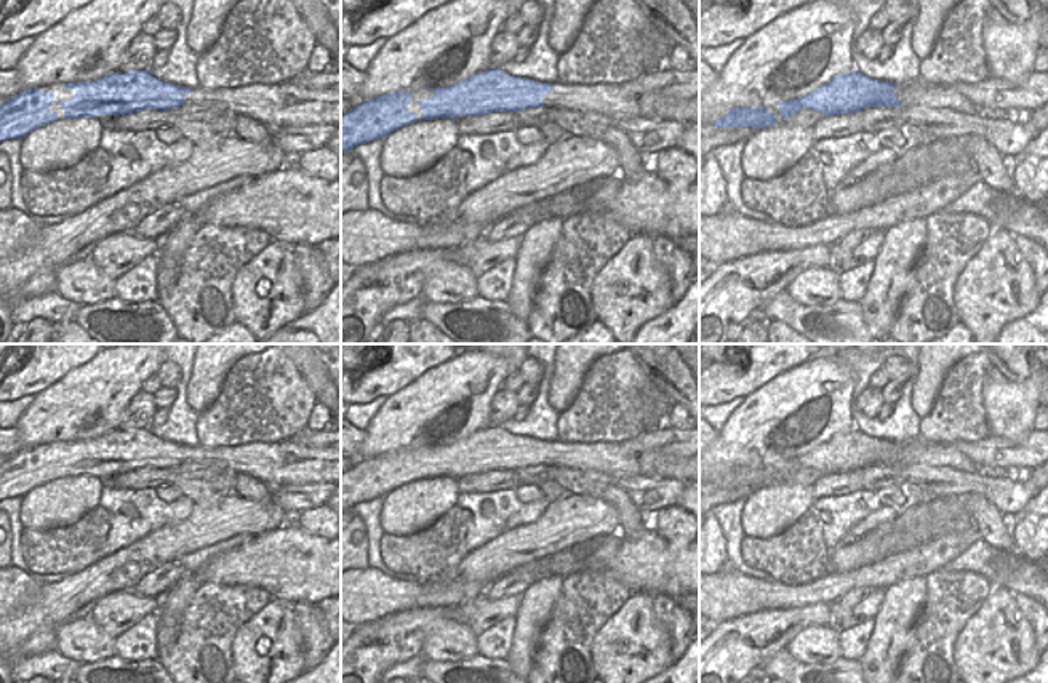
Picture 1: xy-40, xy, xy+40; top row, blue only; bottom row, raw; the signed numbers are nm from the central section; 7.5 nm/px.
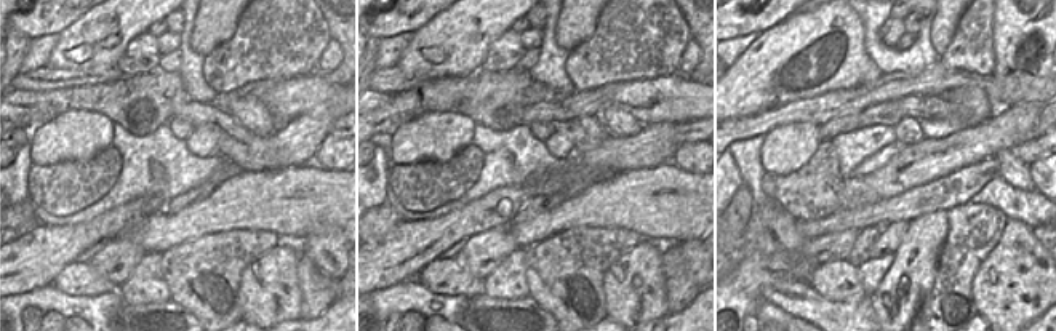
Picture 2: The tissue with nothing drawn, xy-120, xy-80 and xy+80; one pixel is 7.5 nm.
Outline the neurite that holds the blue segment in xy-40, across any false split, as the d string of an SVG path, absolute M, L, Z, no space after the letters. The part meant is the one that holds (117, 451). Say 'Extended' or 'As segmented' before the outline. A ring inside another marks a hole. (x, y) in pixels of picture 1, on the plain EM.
Extended. M117 429L94 440L66 441L64 446L75 449L72 457L58 459L62 464L64 478L94 477L96 473L118 475L142 467L166 470L192 461L213 459L222 462L230 472L242 472L259 480L267 488L312 483L341 485L341 448L307 448L294 440L206 448L202 445L184 446L166 441L152 435L149 429L128 429L125 432Z

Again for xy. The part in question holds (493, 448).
Extended. M488 427L475 432L448 446L424 446L432 448L434 454L426 459L418 459L422 469L422 478L451 477L459 473L483 473L493 470L522 470L536 465L574 467L578 470L594 470L606 473L613 478L672 478L683 483L699 480L699 453L690 457L667 454L661 451L635 451L635 445L621 441L598 441L592 445L570 445L565 441L539 441L512 435L502 427Z

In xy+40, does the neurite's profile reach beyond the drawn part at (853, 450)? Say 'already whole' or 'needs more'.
needs more

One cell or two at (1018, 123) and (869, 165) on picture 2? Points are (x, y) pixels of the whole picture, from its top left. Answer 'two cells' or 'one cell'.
two cells

